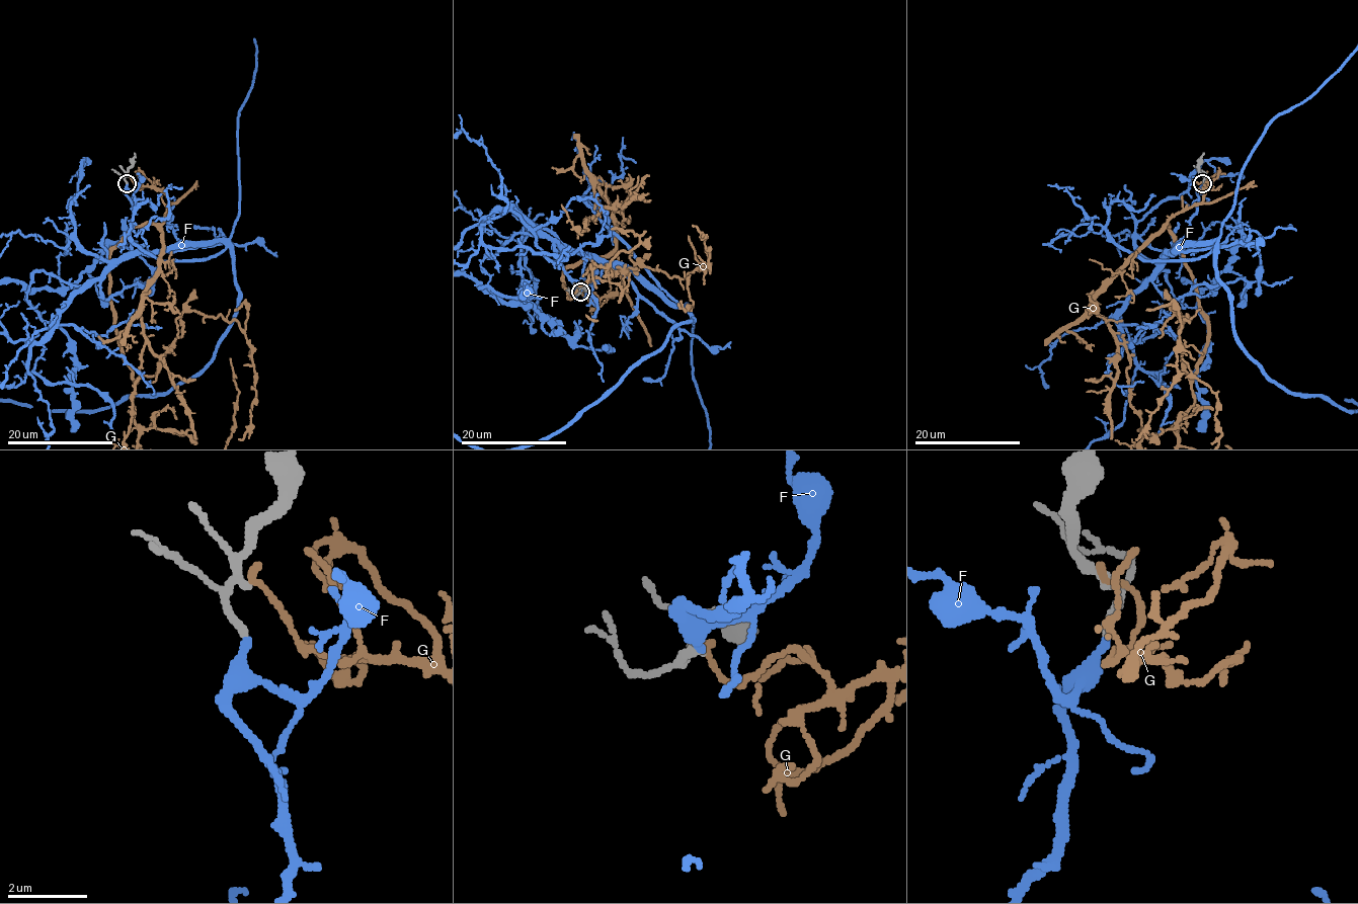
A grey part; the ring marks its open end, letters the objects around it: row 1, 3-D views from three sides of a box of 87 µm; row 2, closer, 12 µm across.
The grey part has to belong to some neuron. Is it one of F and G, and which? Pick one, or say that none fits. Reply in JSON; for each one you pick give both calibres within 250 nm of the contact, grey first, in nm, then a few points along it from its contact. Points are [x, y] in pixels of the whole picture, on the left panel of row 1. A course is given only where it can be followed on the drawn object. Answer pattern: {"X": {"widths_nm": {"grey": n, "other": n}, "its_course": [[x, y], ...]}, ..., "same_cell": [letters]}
{"F": {"widths_nm": {"grey": 220, "other": 240}}, "same_cell": ["F"]}

